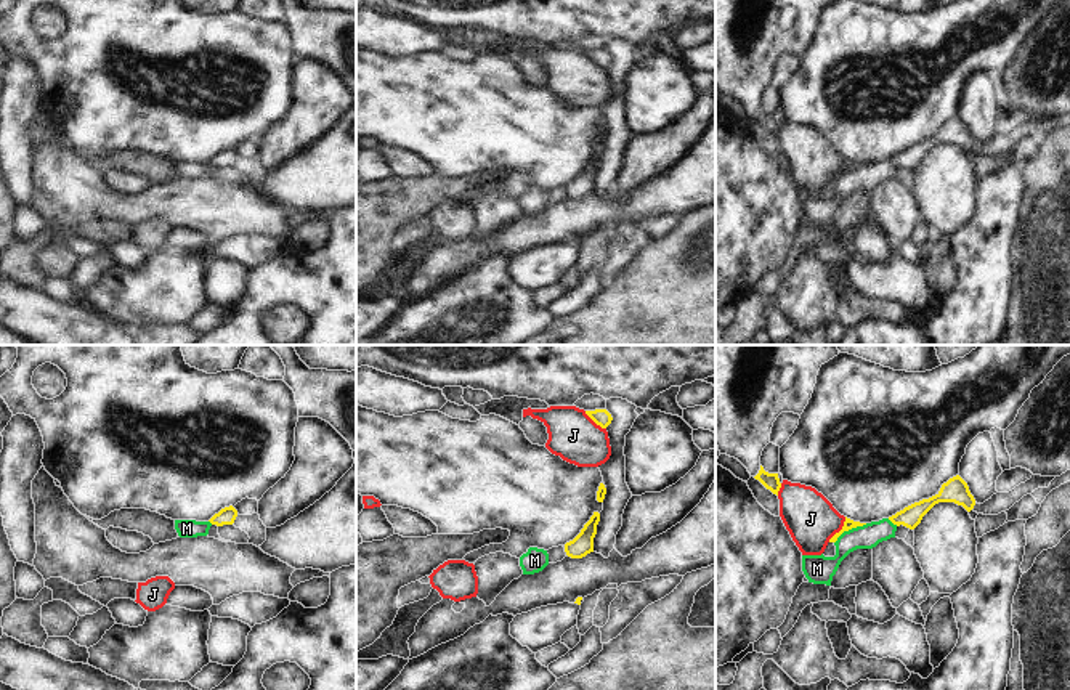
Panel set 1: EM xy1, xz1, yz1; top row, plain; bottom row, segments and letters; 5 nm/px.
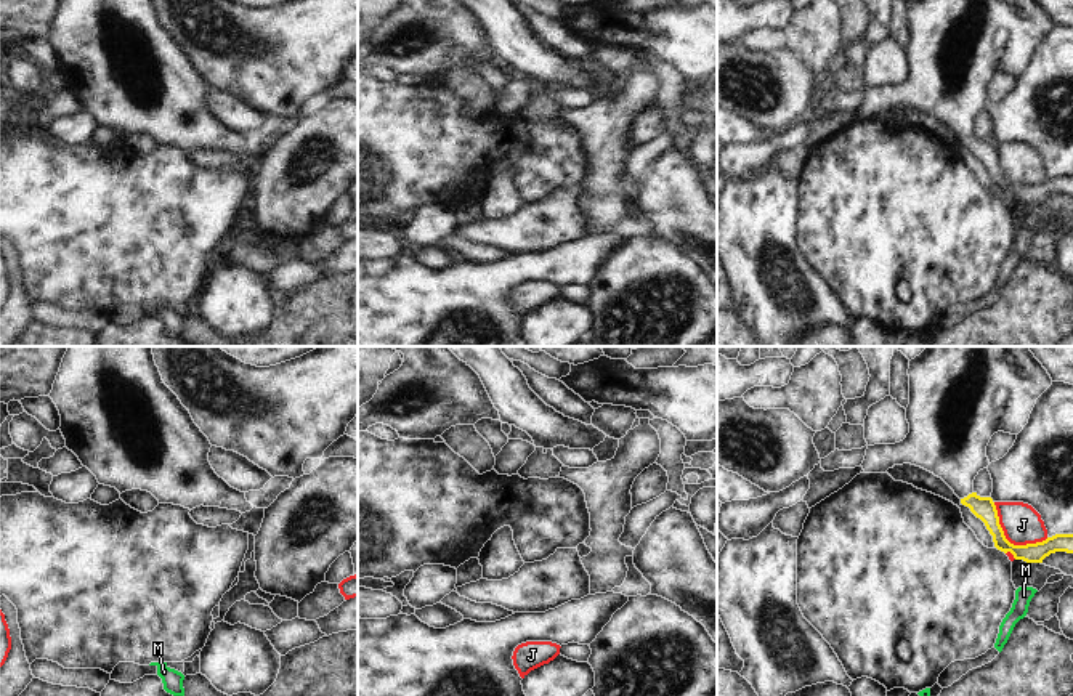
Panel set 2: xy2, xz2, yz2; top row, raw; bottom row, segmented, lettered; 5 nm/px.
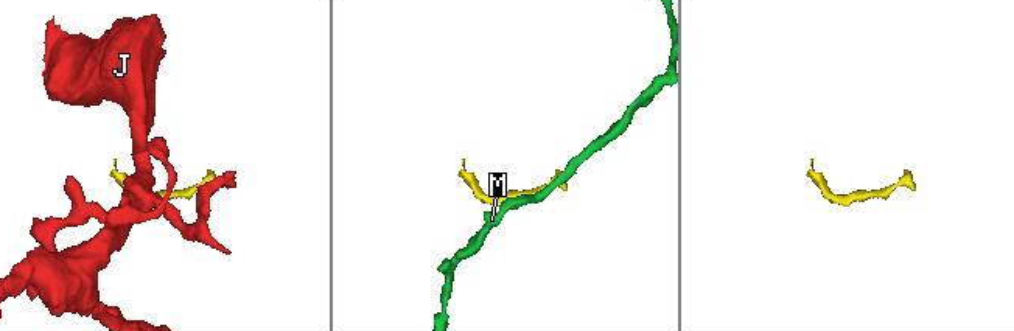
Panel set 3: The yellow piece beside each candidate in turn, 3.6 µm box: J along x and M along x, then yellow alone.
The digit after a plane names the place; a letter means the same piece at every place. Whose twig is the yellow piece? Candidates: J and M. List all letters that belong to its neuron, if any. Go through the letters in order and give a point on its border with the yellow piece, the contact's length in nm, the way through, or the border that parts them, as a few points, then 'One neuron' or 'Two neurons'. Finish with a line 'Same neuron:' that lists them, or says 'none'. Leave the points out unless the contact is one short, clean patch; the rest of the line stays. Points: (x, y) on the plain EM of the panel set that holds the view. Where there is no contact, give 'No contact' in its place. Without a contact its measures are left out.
J: Touches yellow at yz2 (1008, 182). Shared border 340 nm. Boundary: yz2 (993, 143), (1003, 175), (1011, 183), (1035, 185), (1048, 178). Two neurons
M: Touches yellow at yz1 (849, 169). Shared border 190 nm. Boundary: yz1 (867, 164), (846, 170), (834, 183). Two neurons
Same neuron: none.

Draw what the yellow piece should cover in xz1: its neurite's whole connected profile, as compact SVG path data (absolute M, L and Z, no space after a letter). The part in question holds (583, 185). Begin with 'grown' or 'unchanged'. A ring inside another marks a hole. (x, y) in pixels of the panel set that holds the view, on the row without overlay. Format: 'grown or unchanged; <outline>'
unchanged; M594 152L590 160L584 165L581 173L569 183L565 185L565 193L571 199L582 199L594 193L594 178L597 175L597 165L600 162L600 154Z

